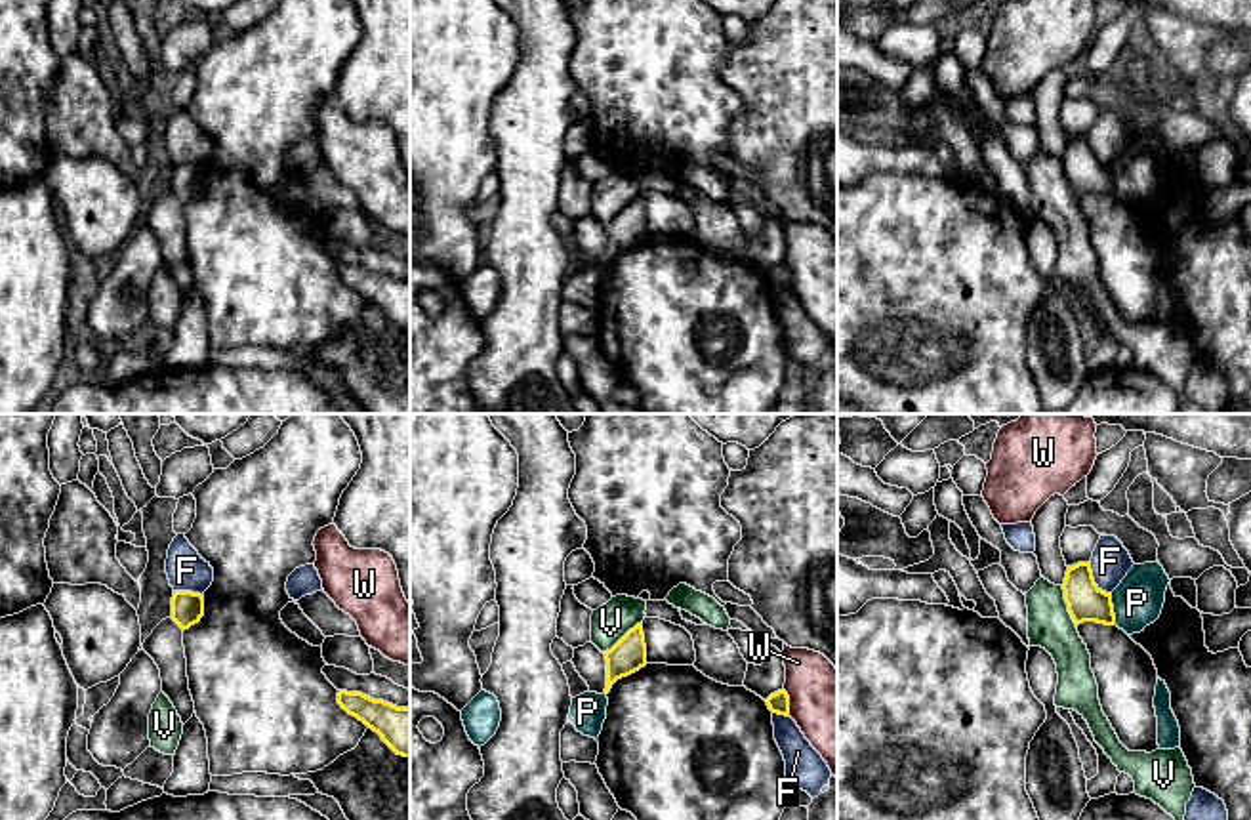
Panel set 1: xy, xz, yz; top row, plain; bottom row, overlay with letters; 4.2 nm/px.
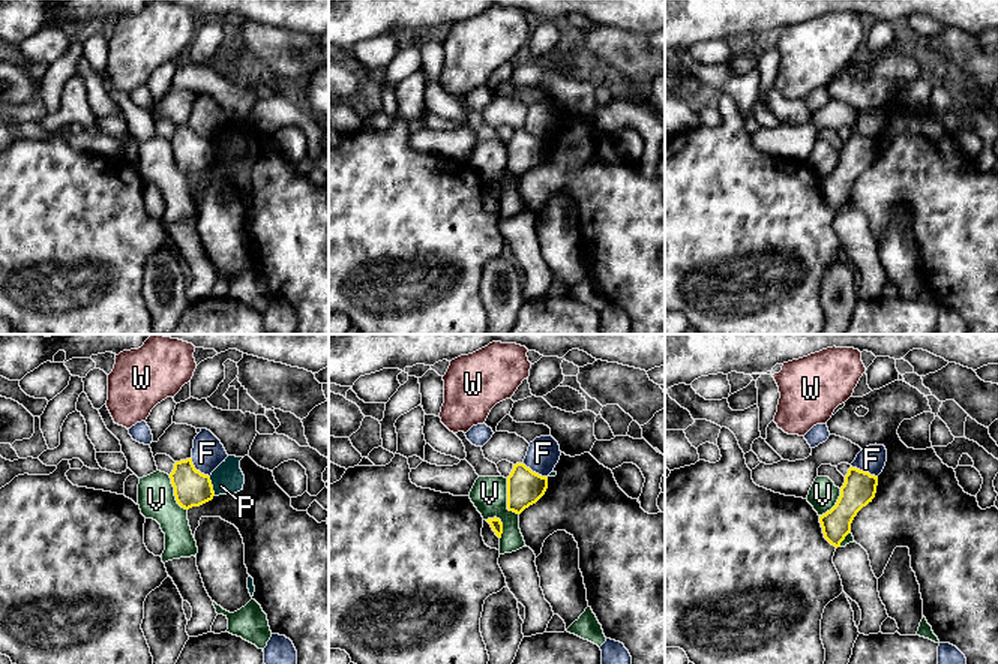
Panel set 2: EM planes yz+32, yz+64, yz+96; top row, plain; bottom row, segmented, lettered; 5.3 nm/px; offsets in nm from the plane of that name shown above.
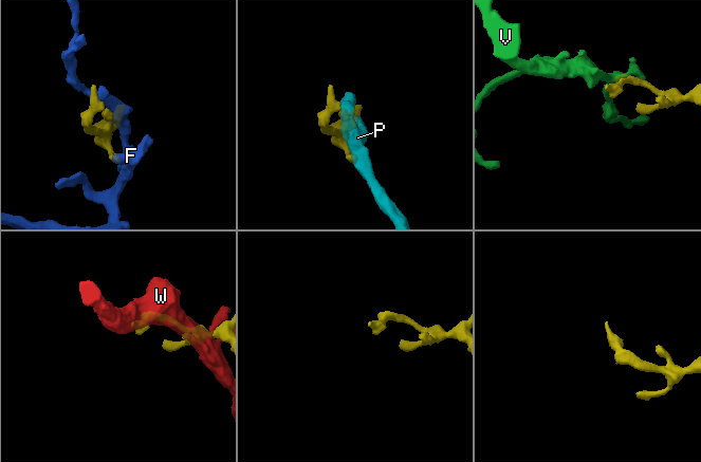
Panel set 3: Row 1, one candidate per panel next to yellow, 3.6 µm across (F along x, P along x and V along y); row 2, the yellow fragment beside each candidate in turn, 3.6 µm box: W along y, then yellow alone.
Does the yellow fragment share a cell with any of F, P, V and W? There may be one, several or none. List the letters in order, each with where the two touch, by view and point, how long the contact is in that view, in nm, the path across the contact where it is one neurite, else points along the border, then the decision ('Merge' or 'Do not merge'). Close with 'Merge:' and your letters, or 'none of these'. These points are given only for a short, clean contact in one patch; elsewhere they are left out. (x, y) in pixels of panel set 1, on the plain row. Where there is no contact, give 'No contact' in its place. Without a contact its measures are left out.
F: Touches yellow at yz (1093, 153). Shared border 160 nm. Do not merge
P: Touches yellow at yz (1112, 182). Shared border 140 nm. Boundary: yz (1110, 166), (1116, 197). Do not merge
V: Touches yellow at yz (1068, 180). Shared border 200 nm. Do not merge
W: Touches yellow at xz (788, 275). Shared border 120 nm. Do not merge
Merge: none of these

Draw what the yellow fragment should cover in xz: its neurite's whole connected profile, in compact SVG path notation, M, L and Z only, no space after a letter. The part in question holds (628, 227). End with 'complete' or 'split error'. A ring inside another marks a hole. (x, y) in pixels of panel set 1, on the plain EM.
M643 196L629 202L610 223L603 225L606 233L606 261L610 265L612 257L646 238L646 217Z | complete

